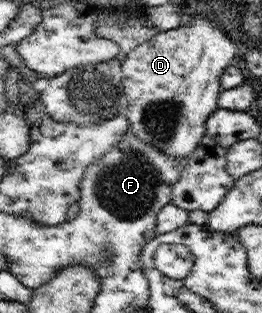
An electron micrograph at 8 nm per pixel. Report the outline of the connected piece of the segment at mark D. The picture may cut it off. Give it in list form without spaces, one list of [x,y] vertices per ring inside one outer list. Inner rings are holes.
[[[193,17],[190,24],[180,24],[172,30],[158,30],[146,42],[123,53],[122,88],[127,96],[128,108],[125,111],[129,122],[129,130],[142,142],[151,144],[171,158],[188,158],[198,148],[205,135],[205,124],[208,117],[219,106],[217,103],[221,91],[220,77],[225,68],[237,58],[236,45],[226,30],[214,19]]]

